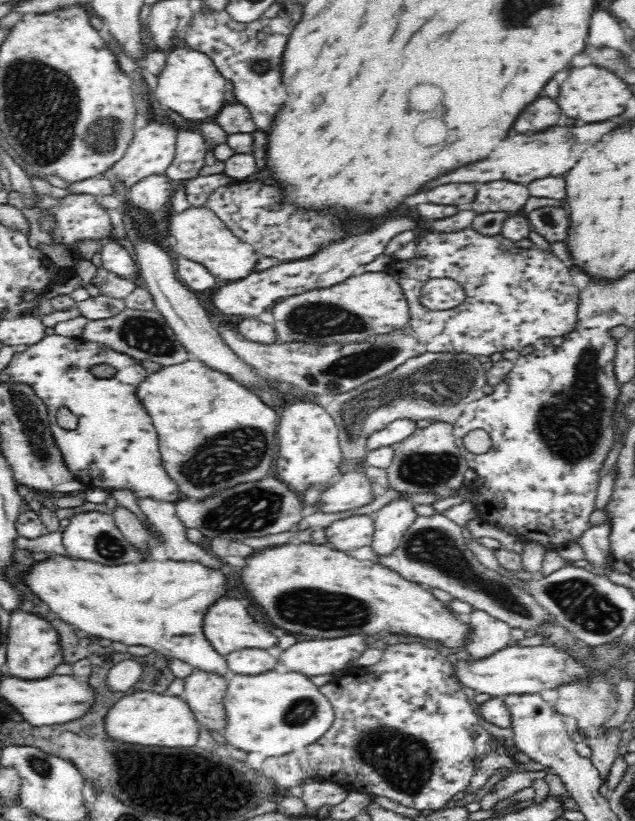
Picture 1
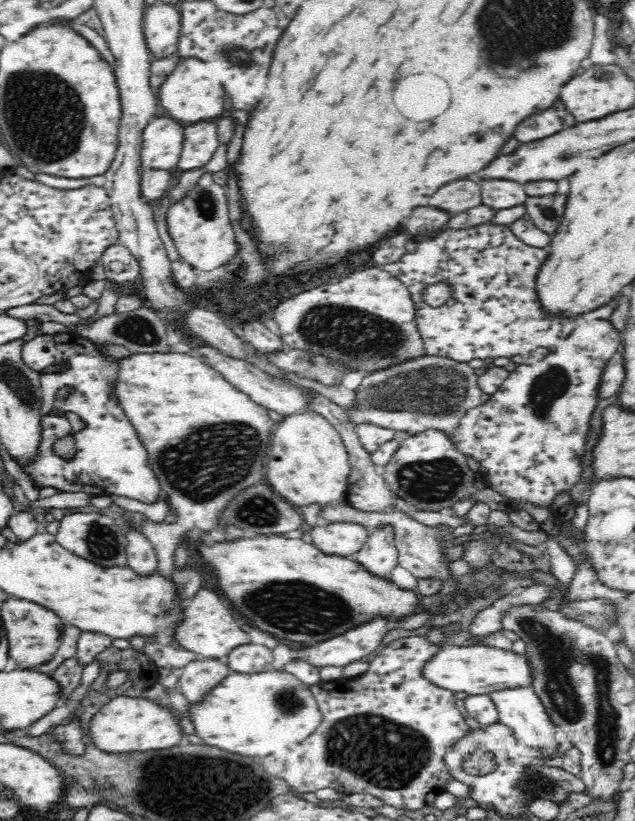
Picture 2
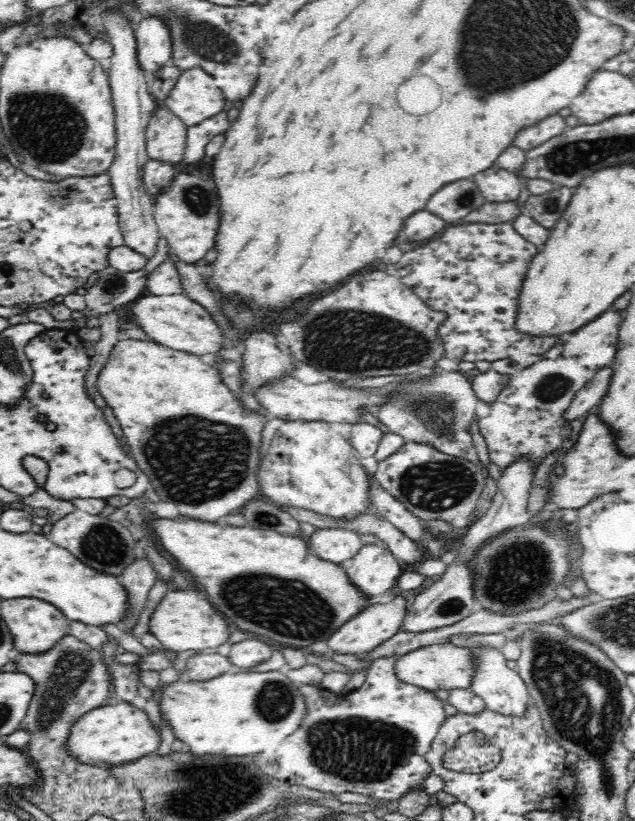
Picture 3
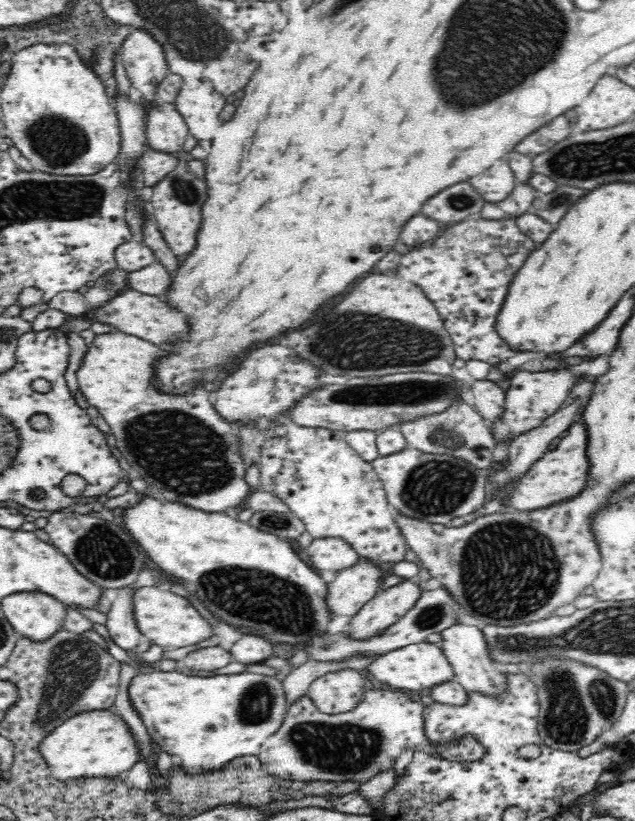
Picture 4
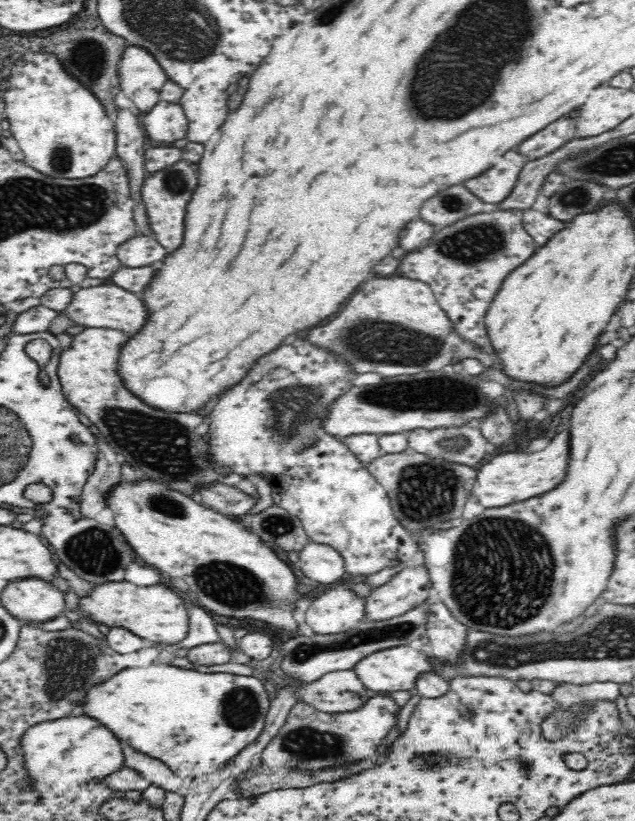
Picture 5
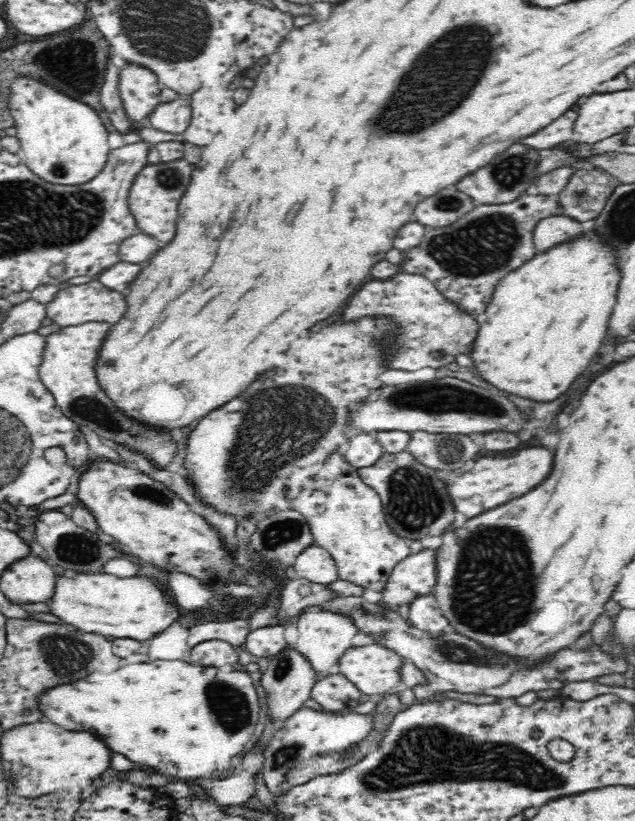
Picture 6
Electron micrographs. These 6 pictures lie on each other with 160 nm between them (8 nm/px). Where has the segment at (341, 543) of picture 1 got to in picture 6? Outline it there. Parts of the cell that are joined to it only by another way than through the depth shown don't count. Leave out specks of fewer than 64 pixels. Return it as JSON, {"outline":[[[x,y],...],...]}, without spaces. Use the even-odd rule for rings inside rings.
{"outline":[[[320,545],[307,546],[293,567],[300,578],[316,584],[332,584],[339,579],[337,561]]]}

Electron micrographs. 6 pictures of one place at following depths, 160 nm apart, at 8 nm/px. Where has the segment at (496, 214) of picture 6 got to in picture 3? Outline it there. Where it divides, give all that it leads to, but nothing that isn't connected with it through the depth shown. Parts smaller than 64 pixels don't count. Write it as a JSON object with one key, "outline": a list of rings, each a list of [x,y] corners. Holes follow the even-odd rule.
{"outline":[[[511,221],[498,224],[462,224],[450,226],[440,234],[440,240],[432,240],[422,248],[405,252],[398,262],[390,263],[388,274],[397,276],[407,288],[431,310],[444,315],[435,334],[441,340],[443,356],[452,362],[478,362],[508,358],[529,360],[543,357],[552,346],[558,344],[561,335],[534,335],[517,328],[520,293],[524,278],[528,274],[530,262],[538,254],[540,247],[524,240],[513,227]]]}

